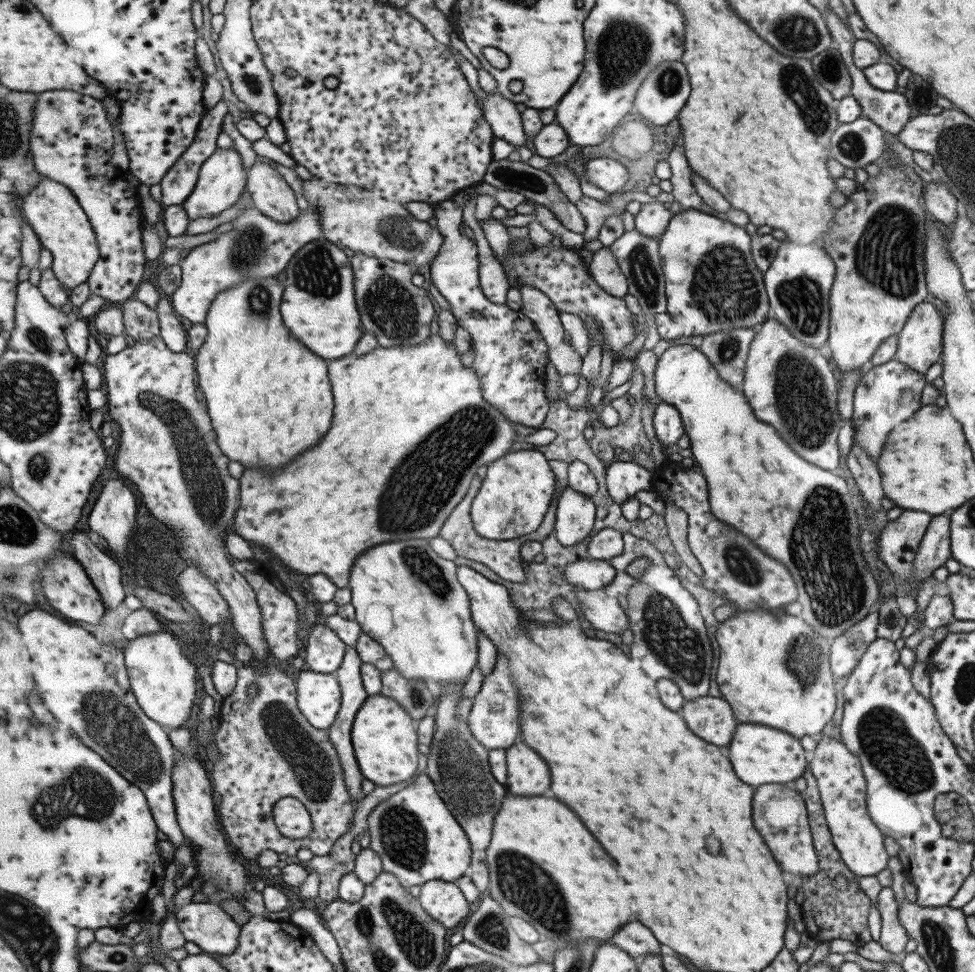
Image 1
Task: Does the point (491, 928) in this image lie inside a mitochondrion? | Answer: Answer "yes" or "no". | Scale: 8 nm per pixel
yes

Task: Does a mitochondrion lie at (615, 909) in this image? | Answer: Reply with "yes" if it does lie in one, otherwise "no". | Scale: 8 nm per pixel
no

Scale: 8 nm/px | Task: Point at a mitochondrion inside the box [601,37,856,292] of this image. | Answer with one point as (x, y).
(805, 96)

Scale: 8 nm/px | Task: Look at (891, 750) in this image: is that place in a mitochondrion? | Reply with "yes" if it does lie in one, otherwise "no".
yes

